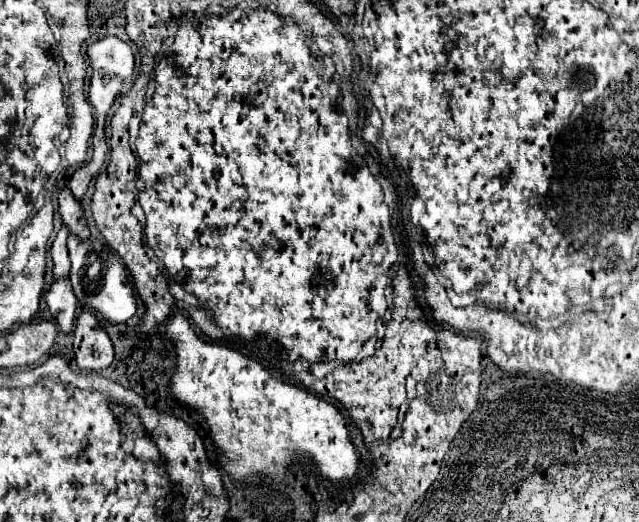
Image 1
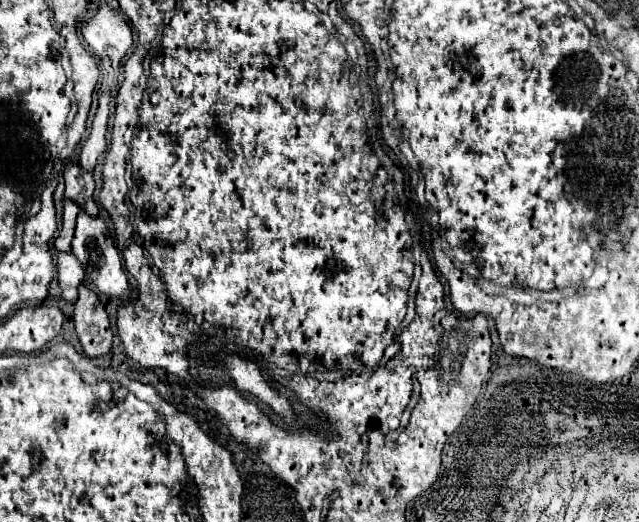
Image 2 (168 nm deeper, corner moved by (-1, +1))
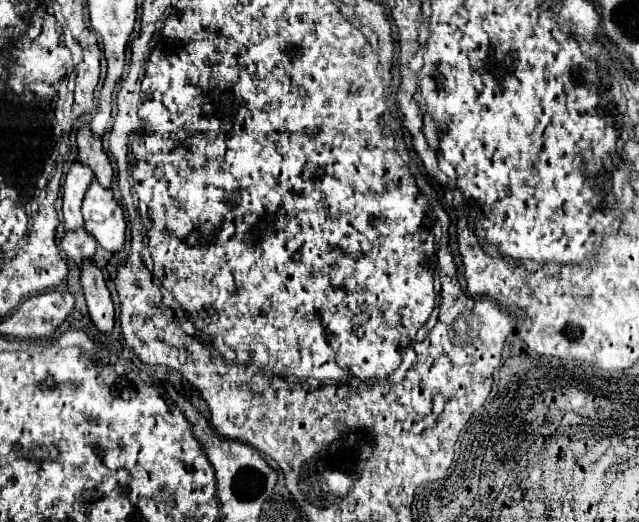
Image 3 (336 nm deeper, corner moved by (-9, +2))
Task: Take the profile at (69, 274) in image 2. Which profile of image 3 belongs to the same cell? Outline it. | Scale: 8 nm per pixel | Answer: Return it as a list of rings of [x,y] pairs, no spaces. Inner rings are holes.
[[[65,231],[63,239],[61,239],[61,249],[65,251],[65,255],[69,259],[73,259],[73,263],[77,267],[81,267],[87,259],[91,259],[95,255],[95,247],[97,243],[93,243],[93,237],[87,235],[87,231]]]

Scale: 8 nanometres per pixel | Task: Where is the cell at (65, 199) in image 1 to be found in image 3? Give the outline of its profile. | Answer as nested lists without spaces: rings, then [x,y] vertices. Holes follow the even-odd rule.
[[[83,121],[77,131],[77,149],[79,149],[77,161],[81,165],[87,165],[93,171],[93,177],[99,181],[103,189],[109,189],[113,179],[113,169],[111,169],[109,157],[101,147],[101,139],[91,137],[91,129],[87,121]]]

